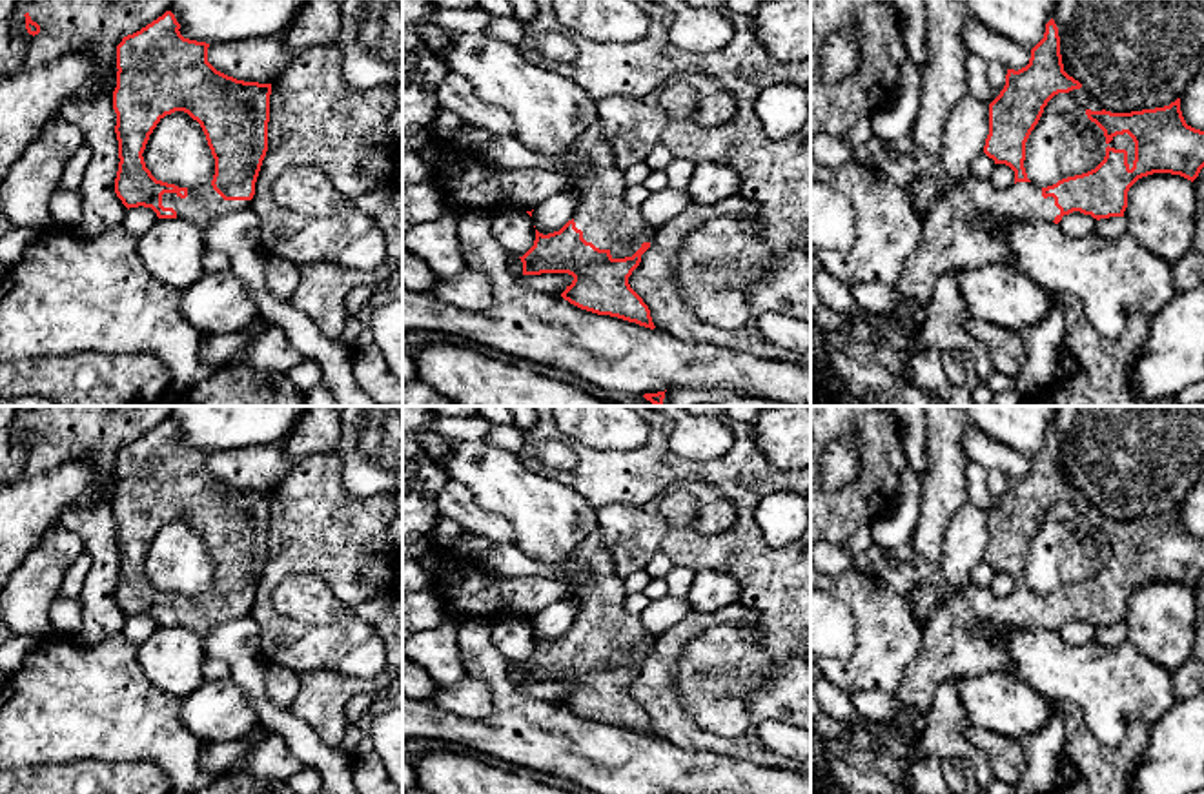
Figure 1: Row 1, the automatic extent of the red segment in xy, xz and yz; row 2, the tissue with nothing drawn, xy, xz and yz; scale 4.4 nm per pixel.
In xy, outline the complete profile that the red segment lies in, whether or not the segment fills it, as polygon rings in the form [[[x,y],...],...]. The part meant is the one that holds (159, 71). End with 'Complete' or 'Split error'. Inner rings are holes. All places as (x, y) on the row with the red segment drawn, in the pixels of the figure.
[[[171,11],[128,35],[117,46],[117,87],[113,109],[117,113],[118,171],[115,193],[129,208],[151,208],[158,219],[182,217],[200,229],[231,211],[250,206],[255,182],[268,151],[268,122],[271,84],[244,82],[217,71],[208,62],[206,42],[184,38]],[[175,111],[188,113],[206,135],[215,158],[209,184],[179,188],[157,180],[144,162],[144,149],[157,124]]]. Split error

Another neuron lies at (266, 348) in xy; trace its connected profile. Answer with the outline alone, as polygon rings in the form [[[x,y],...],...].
[[[259,322],[248,333],[250,337],[237,355],[253,368],[286,373],[304,359],[277,326],[266,328]]]

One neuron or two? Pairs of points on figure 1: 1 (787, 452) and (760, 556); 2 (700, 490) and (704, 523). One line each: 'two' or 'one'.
1: two
2: one

